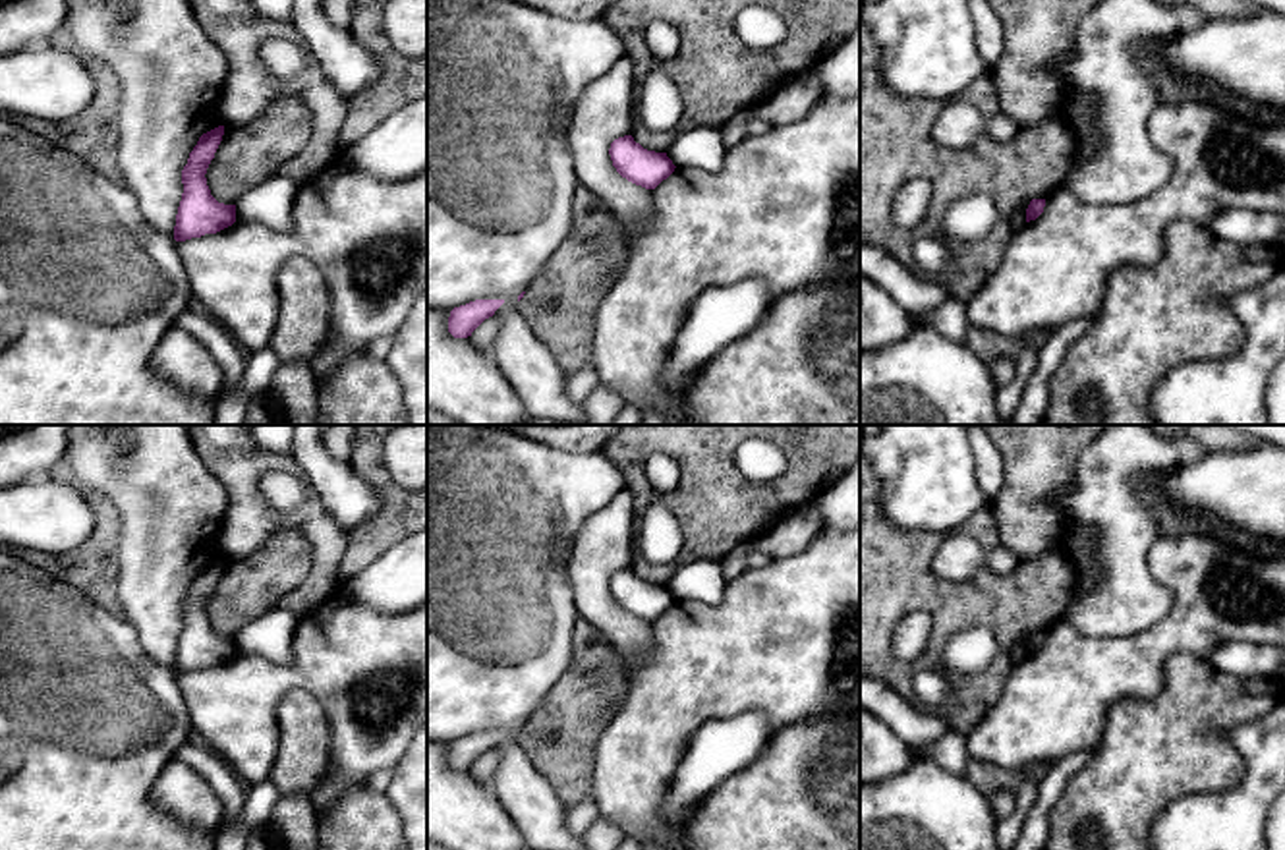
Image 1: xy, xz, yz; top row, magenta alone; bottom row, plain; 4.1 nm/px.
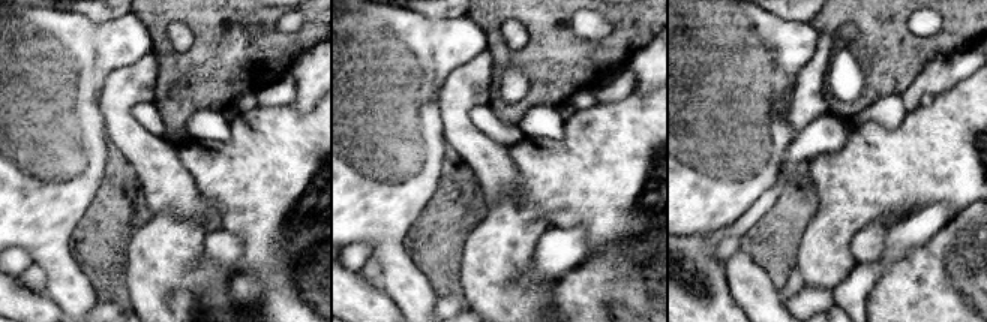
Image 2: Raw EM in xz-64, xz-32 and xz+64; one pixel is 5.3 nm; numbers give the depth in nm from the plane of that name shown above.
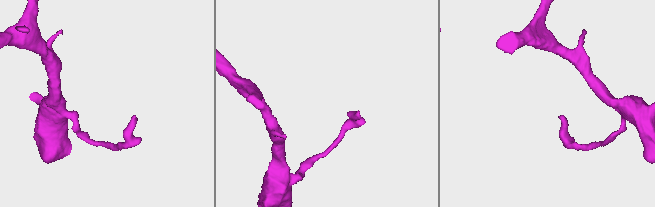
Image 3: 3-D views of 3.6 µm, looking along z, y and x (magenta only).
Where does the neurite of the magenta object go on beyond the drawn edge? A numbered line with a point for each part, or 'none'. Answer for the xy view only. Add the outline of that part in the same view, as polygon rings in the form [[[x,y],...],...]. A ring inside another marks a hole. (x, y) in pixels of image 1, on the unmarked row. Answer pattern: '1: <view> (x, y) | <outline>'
none

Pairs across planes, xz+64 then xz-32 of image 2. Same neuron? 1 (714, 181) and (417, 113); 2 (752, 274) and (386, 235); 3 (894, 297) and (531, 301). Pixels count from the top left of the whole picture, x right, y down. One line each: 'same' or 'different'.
1: same
2: same
3: different

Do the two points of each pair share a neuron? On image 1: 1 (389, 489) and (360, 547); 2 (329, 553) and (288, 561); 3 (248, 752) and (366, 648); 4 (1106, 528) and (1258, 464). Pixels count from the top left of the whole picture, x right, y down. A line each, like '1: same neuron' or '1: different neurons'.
1: same neuron
2: different neurons
3: same neuron
4: different neurons

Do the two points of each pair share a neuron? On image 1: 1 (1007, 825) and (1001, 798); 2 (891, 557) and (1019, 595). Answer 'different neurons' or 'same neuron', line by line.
1: different neurons
2: same neuron

